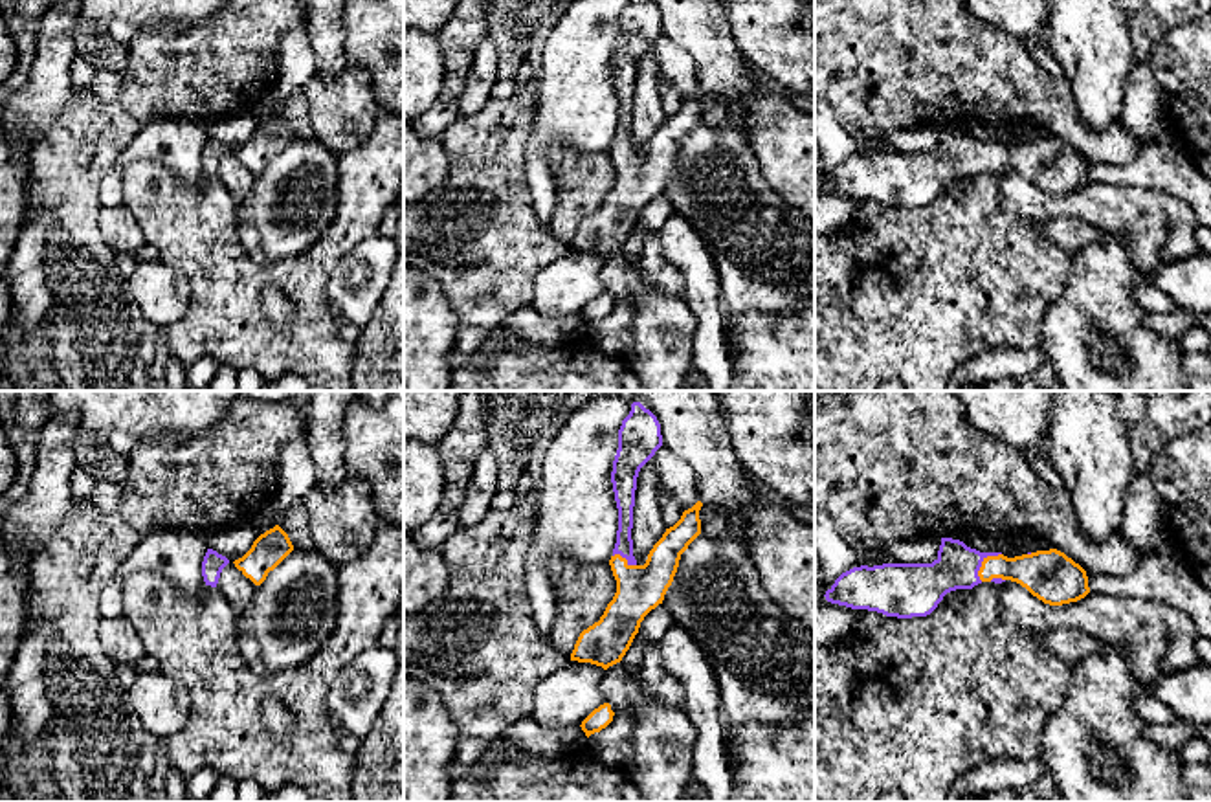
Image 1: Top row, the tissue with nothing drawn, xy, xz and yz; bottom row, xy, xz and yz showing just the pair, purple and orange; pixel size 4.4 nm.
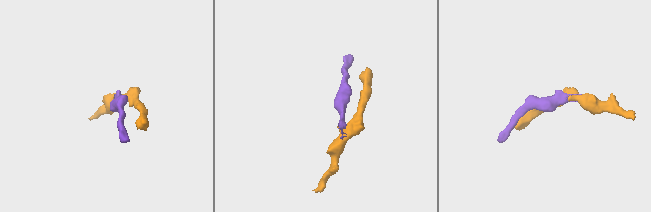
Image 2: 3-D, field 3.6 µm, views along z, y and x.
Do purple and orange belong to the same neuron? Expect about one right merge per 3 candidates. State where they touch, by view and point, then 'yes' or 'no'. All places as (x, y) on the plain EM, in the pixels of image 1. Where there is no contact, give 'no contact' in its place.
yz (982, 149) | yes

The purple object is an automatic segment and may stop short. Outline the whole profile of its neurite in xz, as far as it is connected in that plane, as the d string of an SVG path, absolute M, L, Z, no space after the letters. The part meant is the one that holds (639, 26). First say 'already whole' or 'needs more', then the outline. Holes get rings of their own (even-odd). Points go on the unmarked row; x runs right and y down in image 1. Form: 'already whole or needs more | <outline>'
needs more | M629 0L618 18L618 39L611 72L618 97L618 119L609 149L617 182L598 211L583 218L571 250L591 251L607 259L622 250L639 222L644 206L662 193L679 156L681 143L701 123L697 90L681 108L666 117L644 154L633 145L633 95L640 57L662 35L661 13L651 0Z

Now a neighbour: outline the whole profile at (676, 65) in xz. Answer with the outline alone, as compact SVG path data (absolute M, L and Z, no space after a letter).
M661 35L653 48L662 77L679 90L683 101L692 97L699 90L697 64L692 55L666 35Z

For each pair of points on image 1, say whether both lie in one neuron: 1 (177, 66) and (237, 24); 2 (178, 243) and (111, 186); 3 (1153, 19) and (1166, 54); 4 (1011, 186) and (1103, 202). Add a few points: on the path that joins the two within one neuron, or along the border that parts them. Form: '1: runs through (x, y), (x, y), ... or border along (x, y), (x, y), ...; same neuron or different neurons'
1: runs through (191, 66), (222, 39); same neuron
2: border along (147, 160), (136, 160), (123, 169), (120, 204); different neurons
3: border along (1191, 21), (1169, 26), (1155, 41), (1153, 77); different neurons
4: runs through (1033, 202), (1081, 204); same neuron

